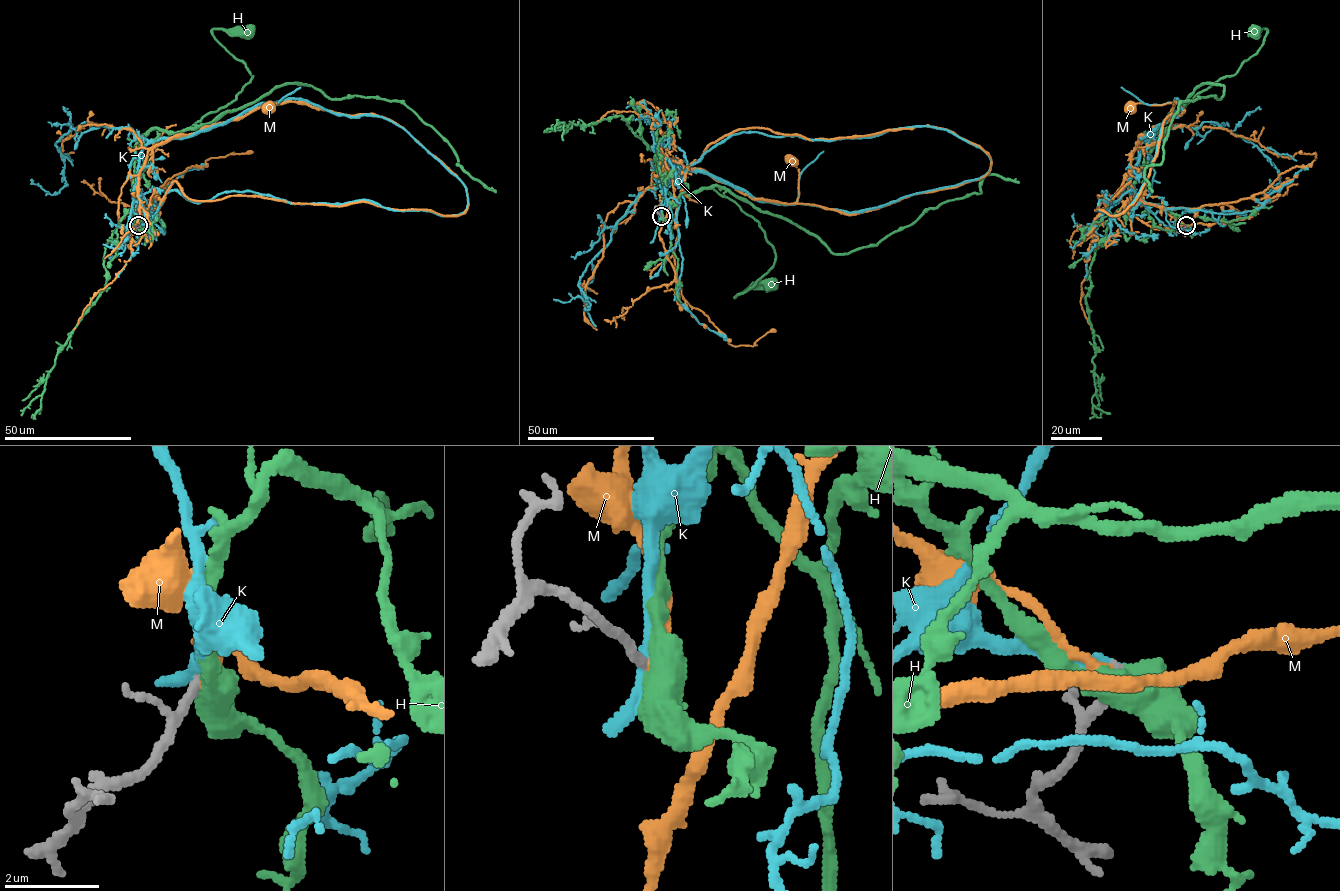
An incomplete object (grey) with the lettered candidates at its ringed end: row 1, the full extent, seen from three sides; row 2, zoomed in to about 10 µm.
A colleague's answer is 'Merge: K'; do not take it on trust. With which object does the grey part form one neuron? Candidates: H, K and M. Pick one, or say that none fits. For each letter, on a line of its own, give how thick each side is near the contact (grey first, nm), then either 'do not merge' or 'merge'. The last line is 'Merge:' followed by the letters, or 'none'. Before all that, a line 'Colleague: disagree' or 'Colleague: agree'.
Colleague: disagree
H: calibres 240 and 550 nm; do not merge
K: calibres 220 and 240 nm; do not merge
M: calibres 240 and 200 nm; do not merge
Merge: none

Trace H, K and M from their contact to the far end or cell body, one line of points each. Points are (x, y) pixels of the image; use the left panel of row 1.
H: (138, 226), (135, 144), (154, 128), (186, 131), (232, 102), (252, 76), (212, 30), (248, 32)
K: (138, 225), (149, 143), (288, 99), (392, 120), (467, 208), (174, 190), (156, 213), (204, 164)
M: (138, 226), (138, 176), (147, 152), (174, 137), (240, 118), (269, 107)

